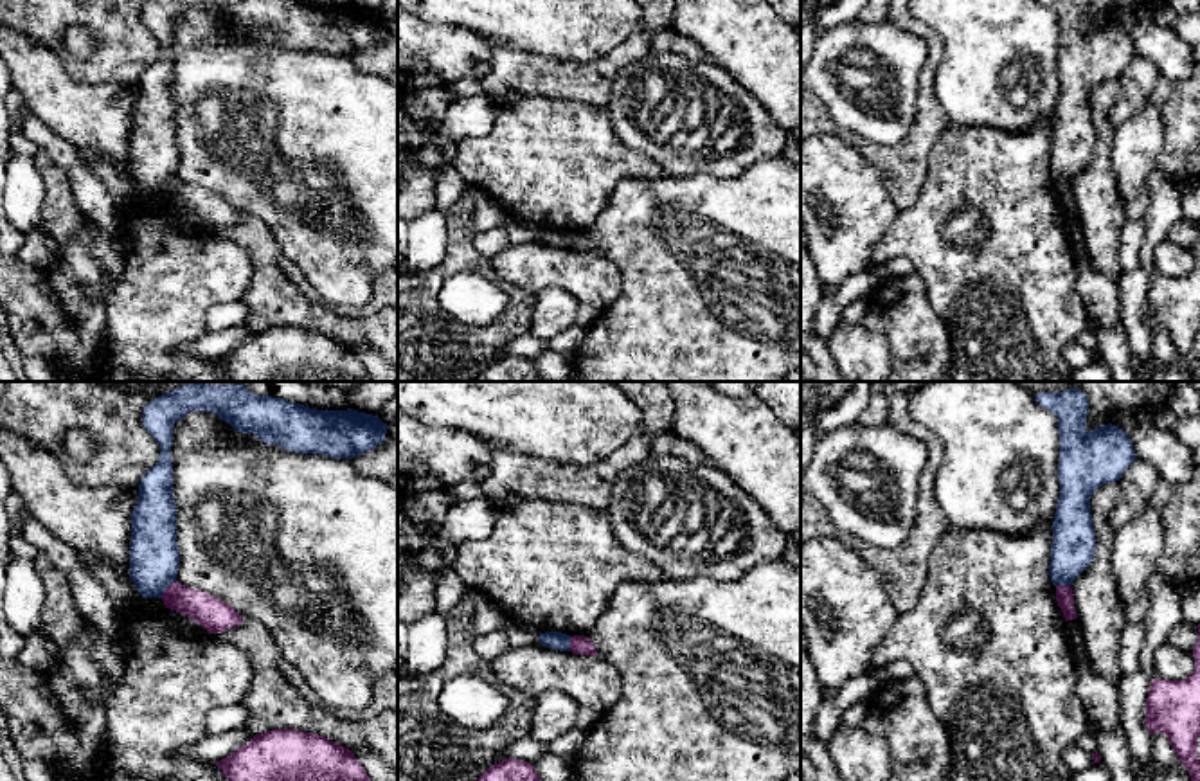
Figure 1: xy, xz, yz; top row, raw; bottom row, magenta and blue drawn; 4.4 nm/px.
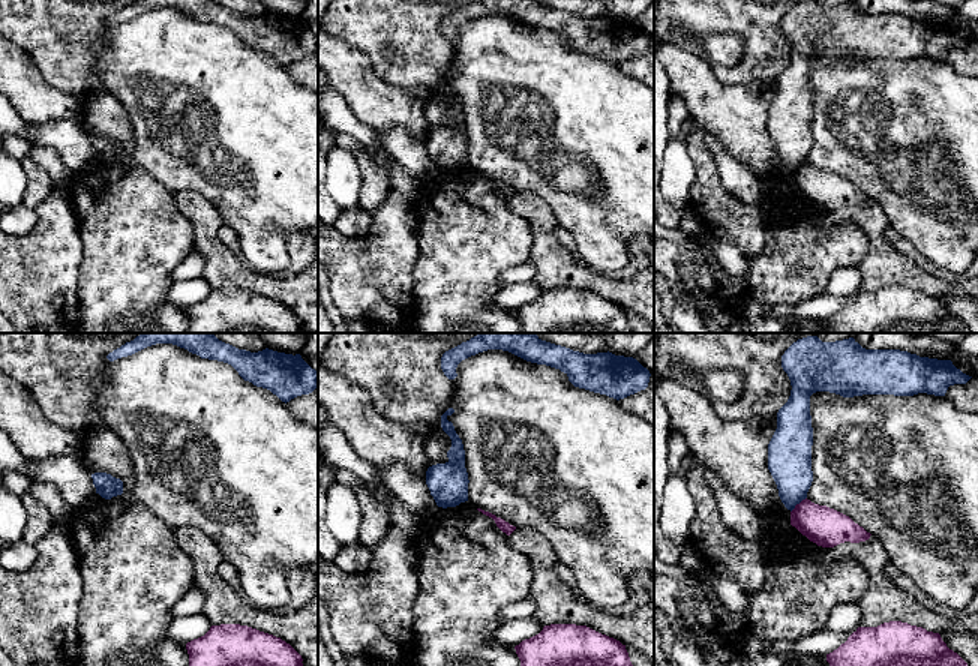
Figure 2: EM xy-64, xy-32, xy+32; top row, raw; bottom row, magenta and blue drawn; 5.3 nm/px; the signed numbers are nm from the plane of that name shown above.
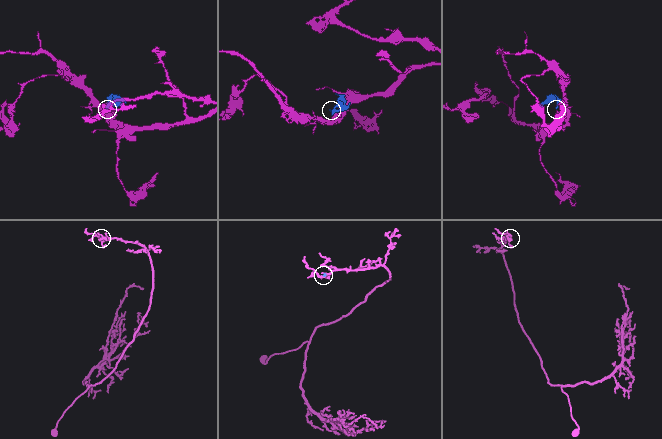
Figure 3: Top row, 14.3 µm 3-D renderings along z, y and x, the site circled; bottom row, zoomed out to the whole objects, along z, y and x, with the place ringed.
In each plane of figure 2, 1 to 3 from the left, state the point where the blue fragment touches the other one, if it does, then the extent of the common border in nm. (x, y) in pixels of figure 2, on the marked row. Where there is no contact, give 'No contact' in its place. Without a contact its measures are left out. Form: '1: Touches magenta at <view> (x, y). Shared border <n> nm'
1: No contact
2: No contact
3: Touches magenta at xy+32 (797, 504). Shared border 120 nm

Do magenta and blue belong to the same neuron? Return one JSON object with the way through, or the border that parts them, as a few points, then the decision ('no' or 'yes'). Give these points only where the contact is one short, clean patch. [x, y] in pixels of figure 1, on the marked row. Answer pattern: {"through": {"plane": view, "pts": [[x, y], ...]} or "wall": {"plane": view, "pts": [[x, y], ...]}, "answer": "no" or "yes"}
{"wall": {"plane": "xy", "pts": [[175, 578], [159, 596]]}, "answer": "no"}

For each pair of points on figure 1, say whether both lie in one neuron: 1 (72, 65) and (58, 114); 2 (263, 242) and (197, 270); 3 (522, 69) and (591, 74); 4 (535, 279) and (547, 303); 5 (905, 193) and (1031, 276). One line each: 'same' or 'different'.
1: different
2: different
3: same
4: different
5: different

